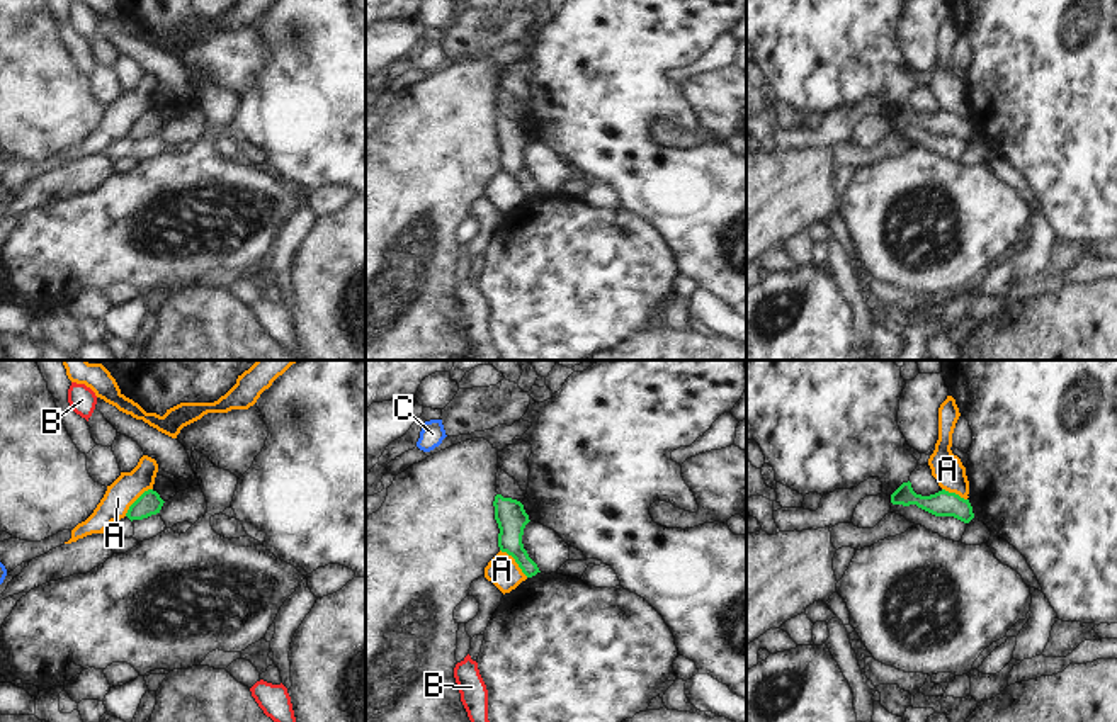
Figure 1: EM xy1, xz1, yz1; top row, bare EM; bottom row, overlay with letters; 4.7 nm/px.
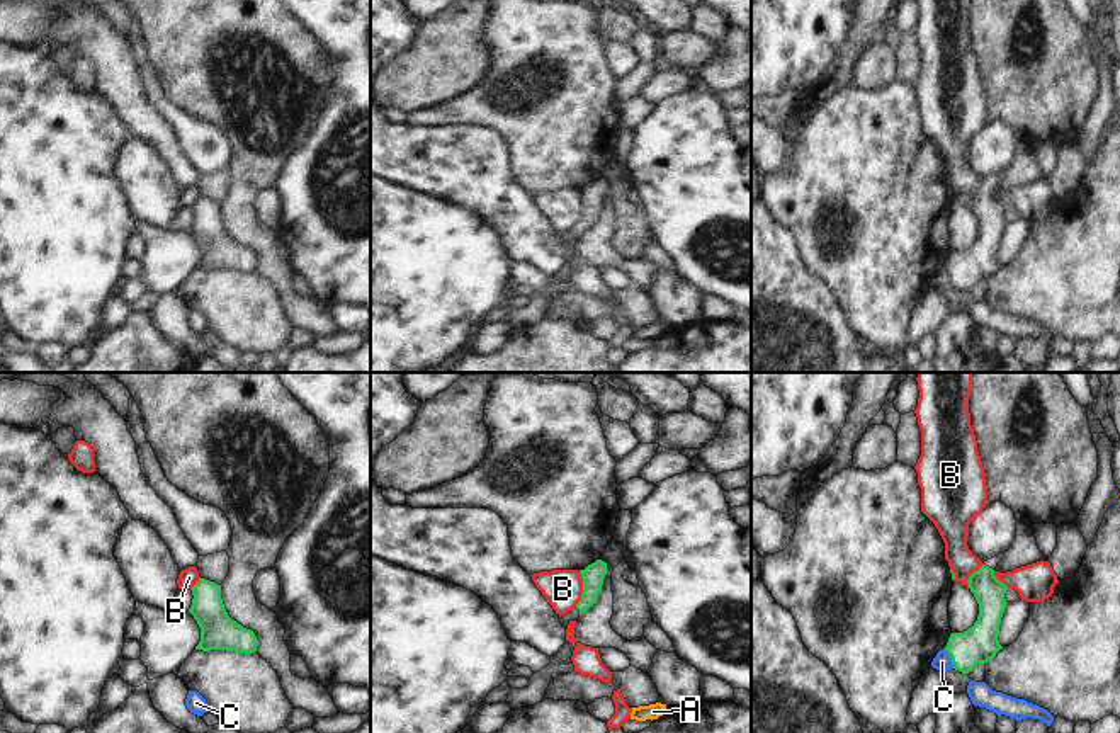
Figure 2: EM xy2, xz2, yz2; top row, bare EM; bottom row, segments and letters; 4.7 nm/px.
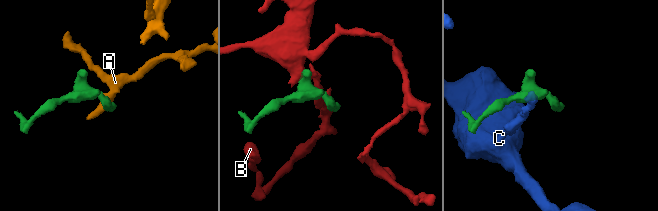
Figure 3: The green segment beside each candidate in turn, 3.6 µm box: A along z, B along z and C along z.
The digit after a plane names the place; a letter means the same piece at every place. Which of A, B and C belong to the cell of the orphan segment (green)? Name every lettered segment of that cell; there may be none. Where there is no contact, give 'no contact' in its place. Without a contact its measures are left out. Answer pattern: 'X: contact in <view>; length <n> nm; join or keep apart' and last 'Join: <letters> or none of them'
A: contact in xy1; length 190 nm; keep apart
B: contact in xz2; length 170 nm; keep apart
C: contact in yz2; length 110 nm; keep apart
Join: none of them

